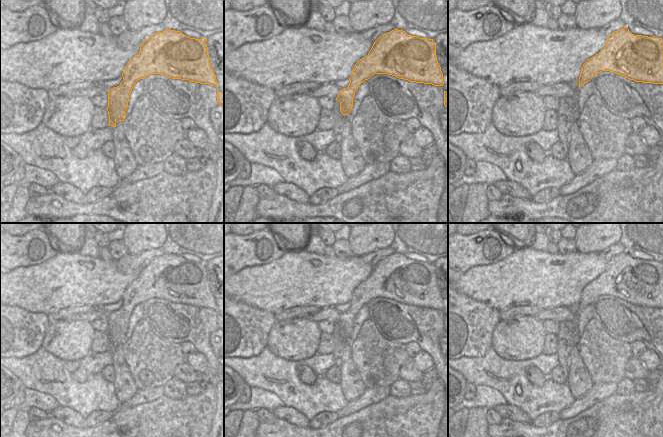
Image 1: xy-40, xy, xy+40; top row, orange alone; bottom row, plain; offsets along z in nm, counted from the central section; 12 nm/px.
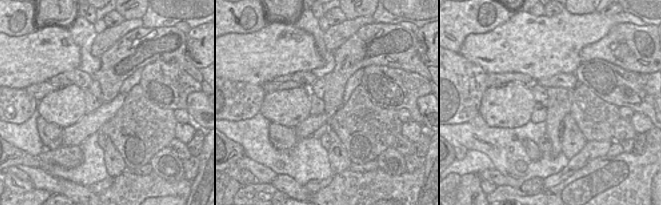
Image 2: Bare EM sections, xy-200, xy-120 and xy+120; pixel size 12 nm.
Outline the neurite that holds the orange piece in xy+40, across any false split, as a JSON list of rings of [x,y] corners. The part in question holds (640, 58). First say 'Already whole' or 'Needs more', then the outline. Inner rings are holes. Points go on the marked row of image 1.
Already whole. [[[627,27],[607,37],[605,47],[581,68],[579,87],[602,71],[610,71],[642,83],[663,84],[663,39],[632,34]]]

